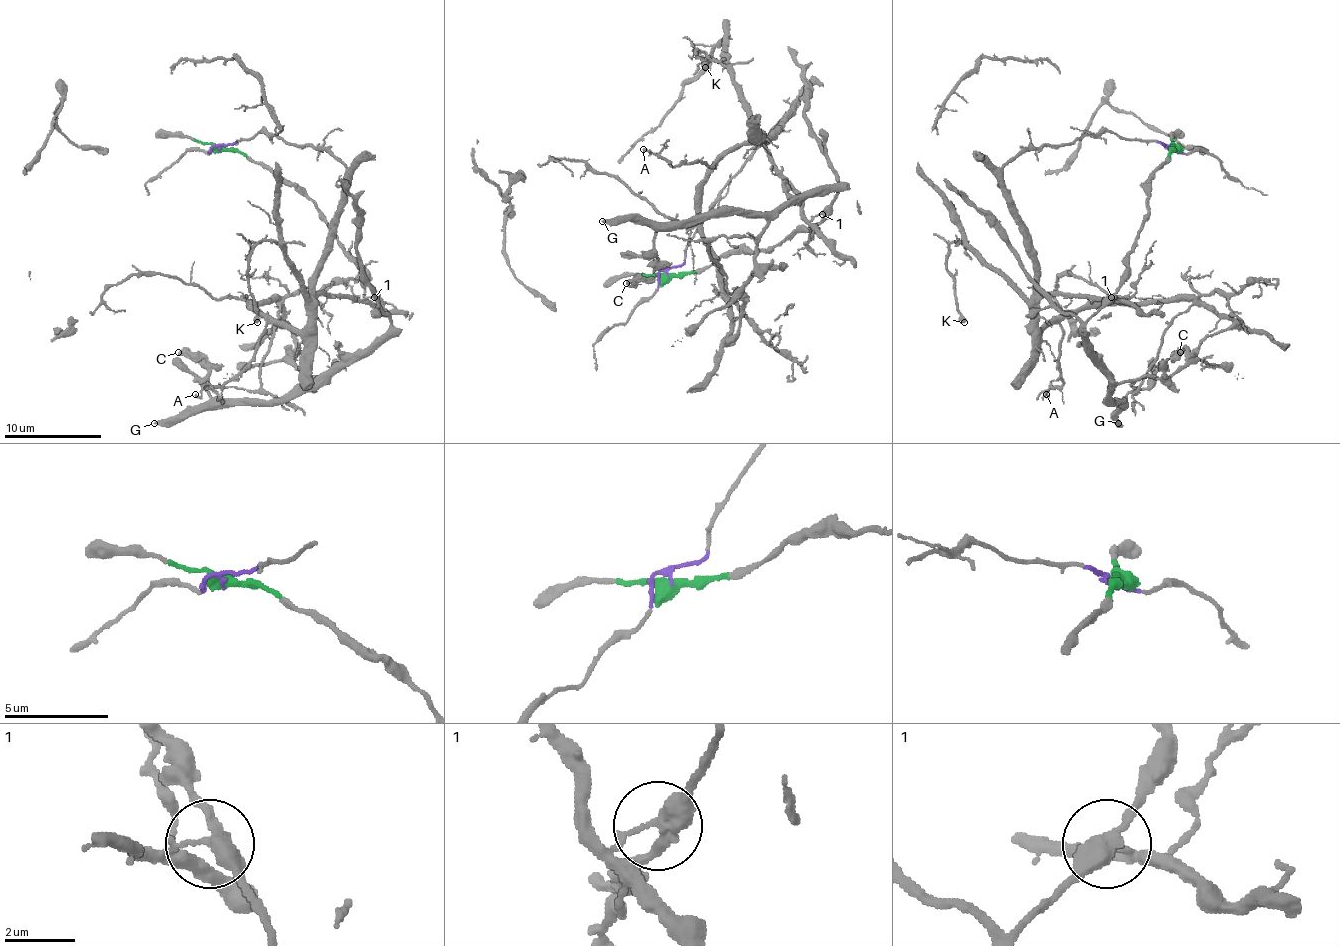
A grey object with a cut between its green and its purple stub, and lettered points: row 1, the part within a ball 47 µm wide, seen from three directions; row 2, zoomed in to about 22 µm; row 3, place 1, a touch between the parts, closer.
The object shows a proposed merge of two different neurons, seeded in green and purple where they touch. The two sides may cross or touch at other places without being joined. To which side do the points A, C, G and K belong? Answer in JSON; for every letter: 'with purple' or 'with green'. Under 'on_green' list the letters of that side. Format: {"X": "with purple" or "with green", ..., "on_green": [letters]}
{"A": "with purple", "C": "with green", "G": "with green", "K": "with purple", "on_green": ["C", "G"]}

